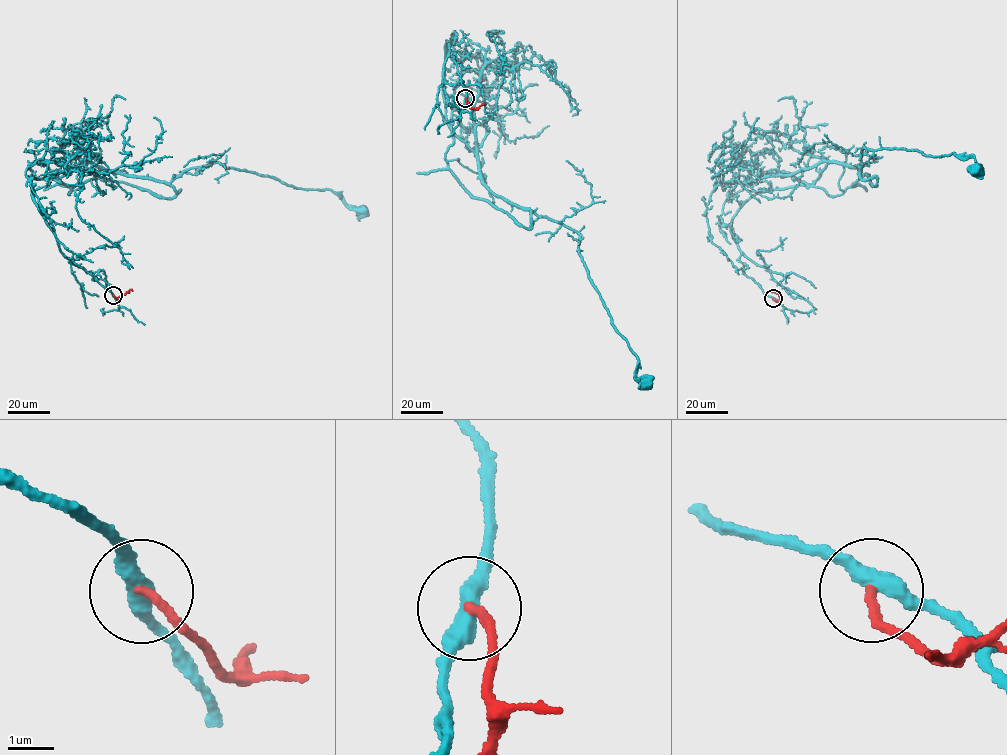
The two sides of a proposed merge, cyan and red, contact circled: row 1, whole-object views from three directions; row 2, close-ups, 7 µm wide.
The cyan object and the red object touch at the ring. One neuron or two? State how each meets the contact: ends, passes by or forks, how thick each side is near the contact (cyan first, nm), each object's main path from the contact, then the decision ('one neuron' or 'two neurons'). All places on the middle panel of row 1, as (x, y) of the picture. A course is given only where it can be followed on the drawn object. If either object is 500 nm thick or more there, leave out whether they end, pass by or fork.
cyan passes by; red ends there; 380 nm thick on the cyan side, 190 nm on the other; cyan runs (465, 98), (449, 42), (448, 127), (495, 194), (579, 233), (588, 278), (639, 360), (634, 377), (648, 384); red runs (465, 98), (471, 108), (477, 110), (484, 104); two neurons

